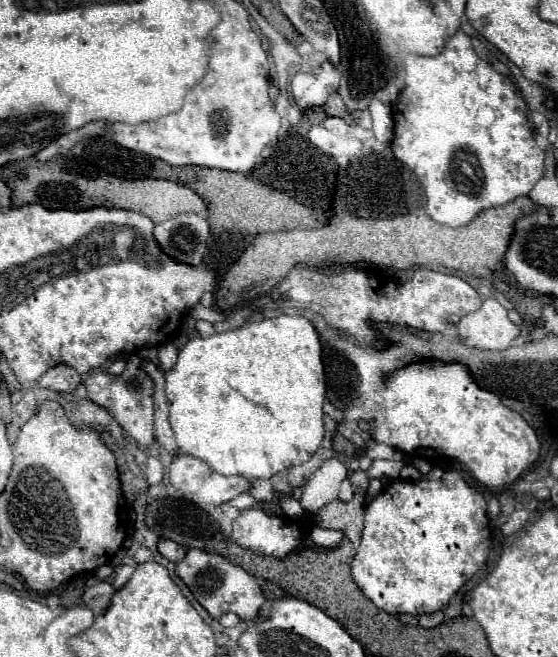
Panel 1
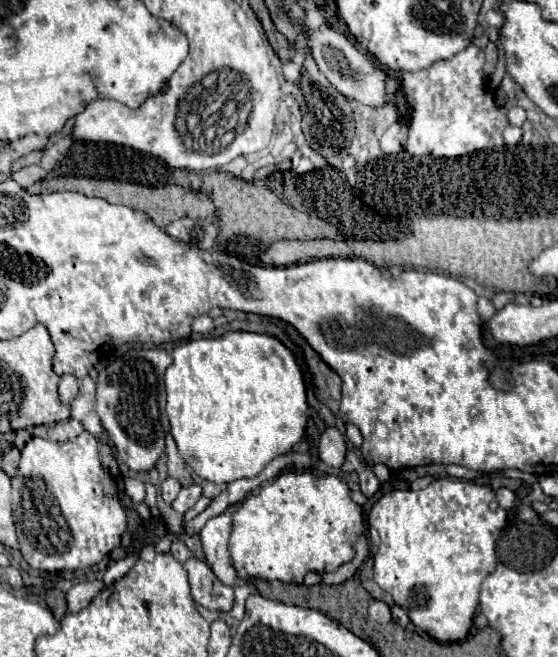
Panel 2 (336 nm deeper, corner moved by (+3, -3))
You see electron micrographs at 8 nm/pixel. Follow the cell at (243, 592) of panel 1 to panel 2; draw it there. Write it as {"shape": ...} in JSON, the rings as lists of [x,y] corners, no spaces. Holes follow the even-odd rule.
{"shape":[[[190,558],[184,562],[184,568],[188,572],[188,580],[196,604],[202,604],[204,608],[214,612],[230,612],[230,608],[234,606],[232,586],[224,586],[204,560]]]}

